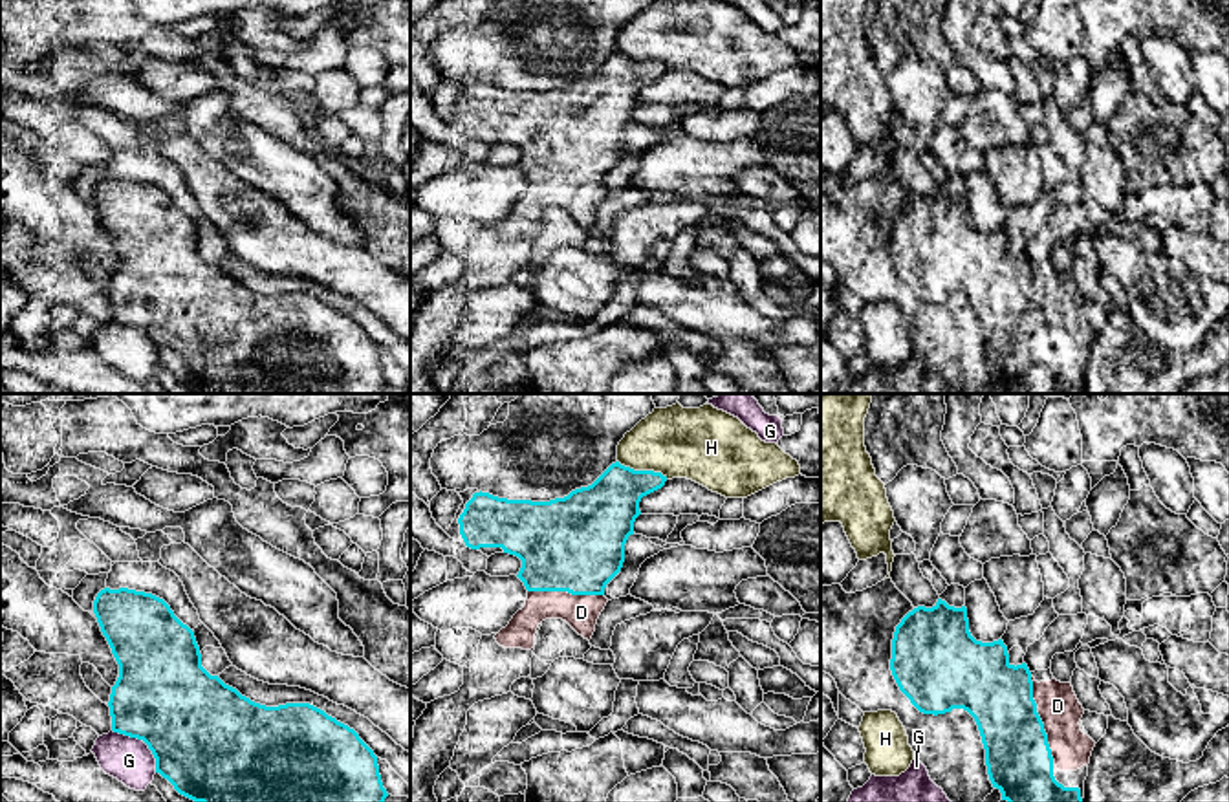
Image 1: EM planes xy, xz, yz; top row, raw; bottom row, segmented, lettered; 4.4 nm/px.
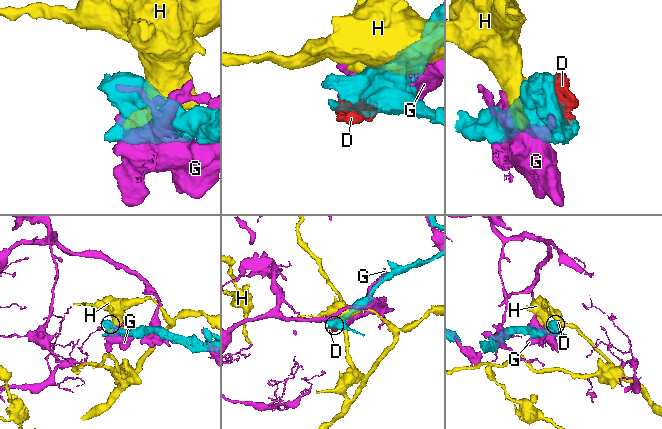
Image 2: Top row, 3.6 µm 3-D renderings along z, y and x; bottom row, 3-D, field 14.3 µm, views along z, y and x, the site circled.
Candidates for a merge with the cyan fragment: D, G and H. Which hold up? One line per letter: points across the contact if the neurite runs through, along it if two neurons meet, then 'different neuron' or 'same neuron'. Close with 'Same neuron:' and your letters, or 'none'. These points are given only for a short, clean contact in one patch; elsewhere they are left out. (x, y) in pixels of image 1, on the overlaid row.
D: same neuron
G: different neuron
H: different neuron
Same neuron: D

